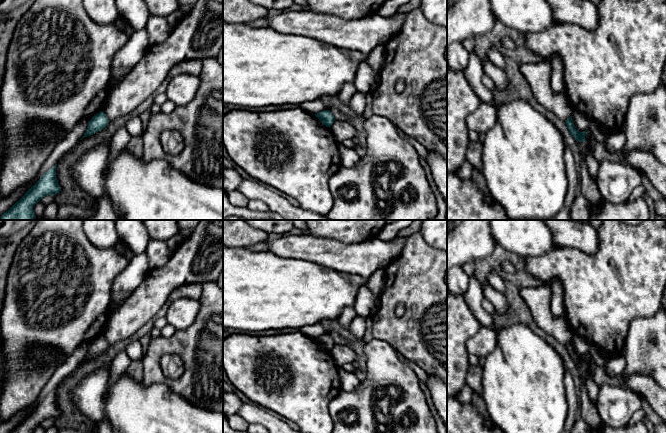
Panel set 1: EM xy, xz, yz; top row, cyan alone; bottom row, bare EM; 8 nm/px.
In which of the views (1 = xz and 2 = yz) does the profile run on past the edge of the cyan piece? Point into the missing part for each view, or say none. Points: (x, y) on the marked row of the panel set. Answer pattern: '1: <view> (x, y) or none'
1: none
2: none

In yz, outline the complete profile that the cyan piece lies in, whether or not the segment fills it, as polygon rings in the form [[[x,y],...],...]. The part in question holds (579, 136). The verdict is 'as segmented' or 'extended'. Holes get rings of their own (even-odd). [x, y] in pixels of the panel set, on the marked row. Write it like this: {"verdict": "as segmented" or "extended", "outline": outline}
{"verdict": "as segmented", "outline": [[[572,116],[569,117],[567,120],[565,120],[567,128],[569,130],[569,133],[575,138],[575,140],[578,142],[585,142],[585,135],[587,134],[587,131],[585,132],[579,132],[574,123],[573,123],[573,119]]]}

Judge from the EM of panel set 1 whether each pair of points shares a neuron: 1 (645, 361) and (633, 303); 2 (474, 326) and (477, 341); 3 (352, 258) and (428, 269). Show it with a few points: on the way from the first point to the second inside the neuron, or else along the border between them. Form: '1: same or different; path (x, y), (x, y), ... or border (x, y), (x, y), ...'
1: different; border (655, 313), (636, 317), (625, 339)
2: different; border (482, 326), (467, 341), (466, 349), (468, 352)
3: different; border (404, 245), (401, 253), (389, 263)

